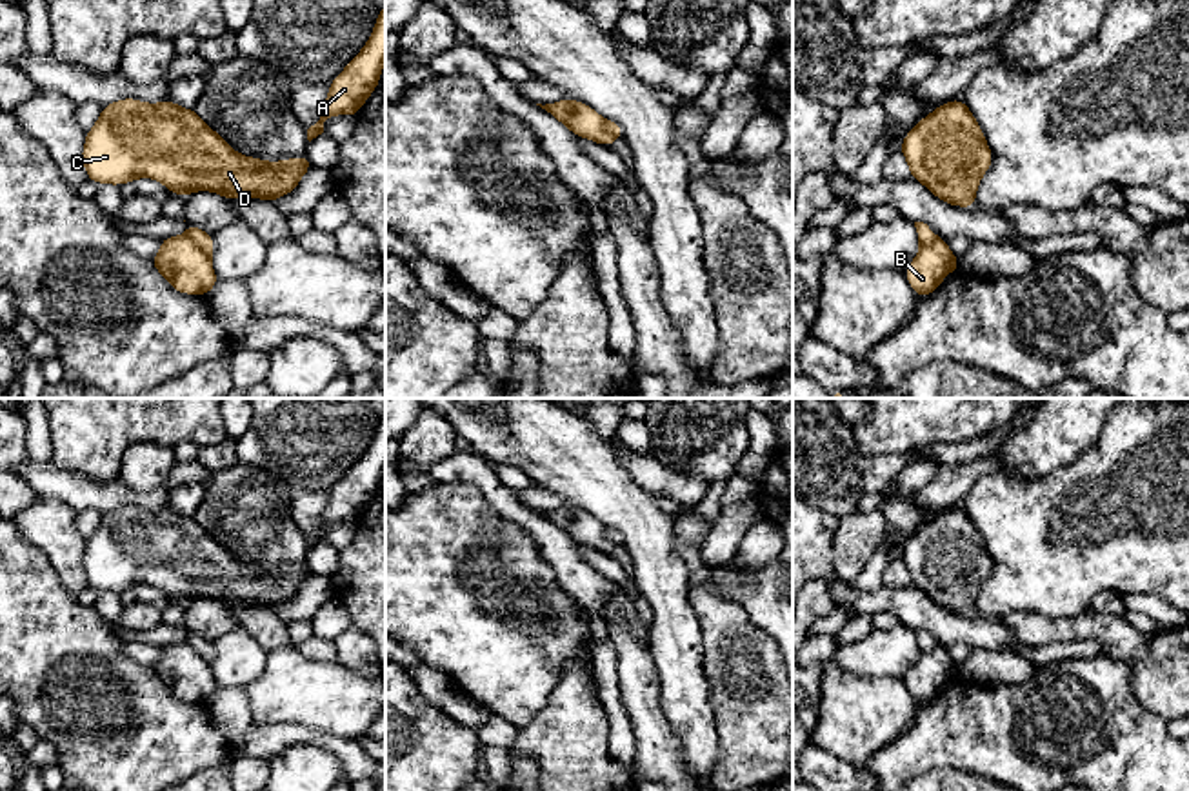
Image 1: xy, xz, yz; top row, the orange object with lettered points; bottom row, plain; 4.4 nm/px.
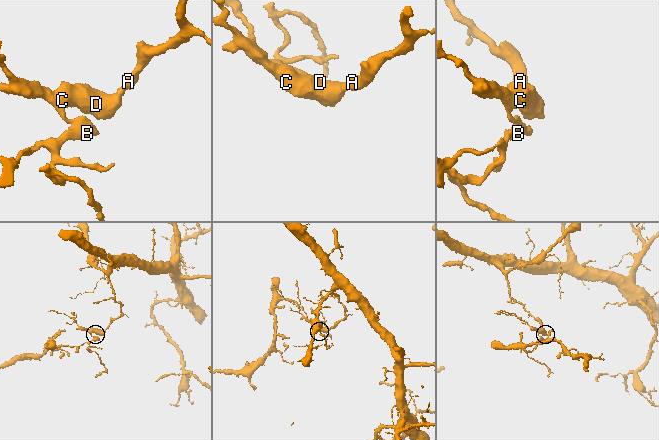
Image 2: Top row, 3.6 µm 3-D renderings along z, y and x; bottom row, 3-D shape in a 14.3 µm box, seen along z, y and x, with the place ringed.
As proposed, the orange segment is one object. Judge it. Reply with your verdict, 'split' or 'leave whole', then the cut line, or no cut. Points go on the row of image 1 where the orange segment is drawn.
split; cut in xy along (186, 235), (209, 259)

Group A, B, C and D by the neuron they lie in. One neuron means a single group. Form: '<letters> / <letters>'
A C D / B

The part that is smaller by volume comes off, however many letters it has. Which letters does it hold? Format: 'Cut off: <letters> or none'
Cut off: B

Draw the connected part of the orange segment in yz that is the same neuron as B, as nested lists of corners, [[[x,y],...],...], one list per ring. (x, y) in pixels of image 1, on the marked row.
[[[934,238],[933,244],[920,244],[918,255],[904,269],[907,282],[920,298],[929,296],[944,282],[953,256],[944,238]]]

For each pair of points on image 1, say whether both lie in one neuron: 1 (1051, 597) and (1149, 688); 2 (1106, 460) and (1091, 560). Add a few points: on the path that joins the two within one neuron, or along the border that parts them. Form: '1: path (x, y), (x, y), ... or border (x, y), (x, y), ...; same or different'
1: border (1089, 606), (1071, 617), (1031, 613); different
2: path (1075, 479), (1048, 508), (1064, 539); same

